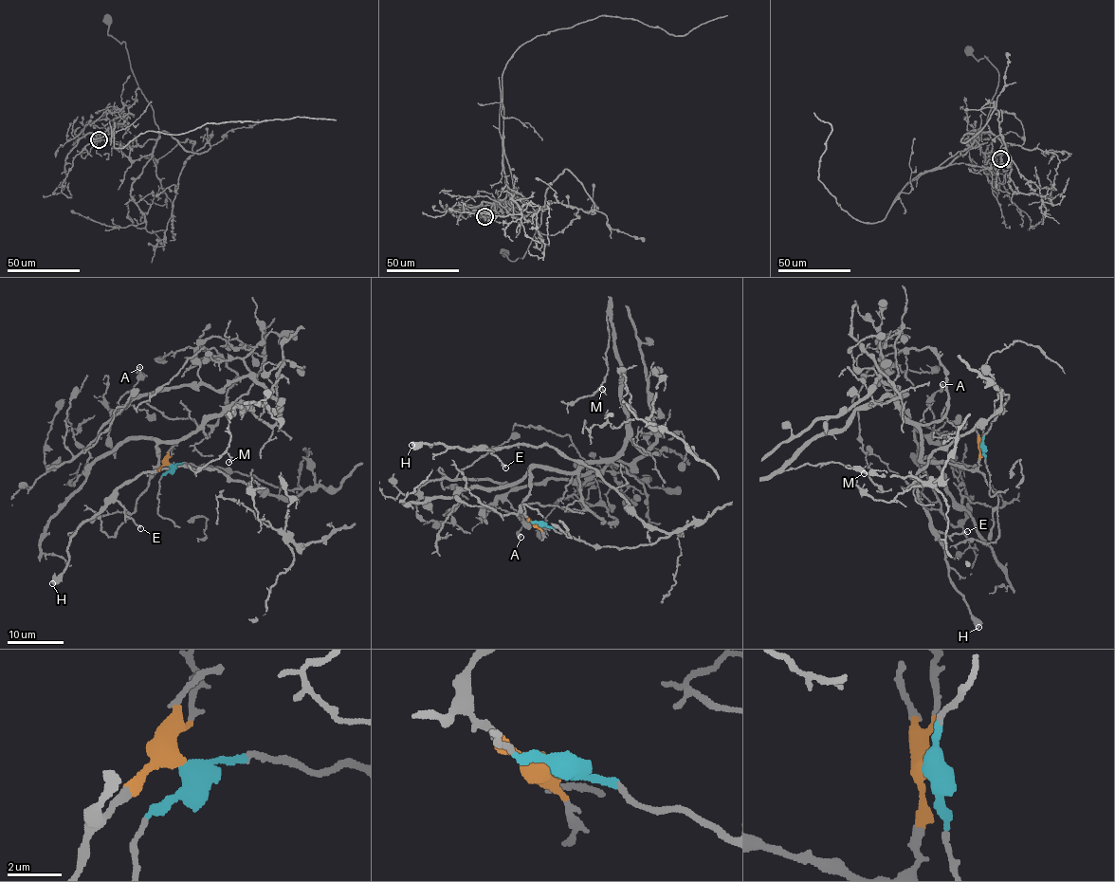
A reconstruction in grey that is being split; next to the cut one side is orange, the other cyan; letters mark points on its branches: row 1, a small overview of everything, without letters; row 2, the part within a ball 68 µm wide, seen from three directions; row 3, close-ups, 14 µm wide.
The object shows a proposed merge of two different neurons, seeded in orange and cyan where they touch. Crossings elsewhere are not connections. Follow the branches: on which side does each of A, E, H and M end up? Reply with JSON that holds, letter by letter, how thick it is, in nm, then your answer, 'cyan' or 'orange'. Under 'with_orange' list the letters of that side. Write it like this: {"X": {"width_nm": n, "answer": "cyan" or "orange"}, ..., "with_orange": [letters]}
{"A": {"width_nm": 500, "answer": "orange"}, "E": {"width_nm": 200, "answer": "cyan"}, "H": {"width_nm": 650, "answer": "cyan"}, "M": {"width_nm": 90, "answer": "orange"}, "with_orange": ["A", "M"]}

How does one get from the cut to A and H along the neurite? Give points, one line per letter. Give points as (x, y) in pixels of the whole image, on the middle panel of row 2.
A: (539, 523), (529, 469), (610, 461), (629, 439), (657, 451), (514, 487), (496, 506), (520, 537)
H: (540, 523), (598, 546), (633, 547), (668, 535), (636, 514), (599, 472), (548, 446), (411, 445)

